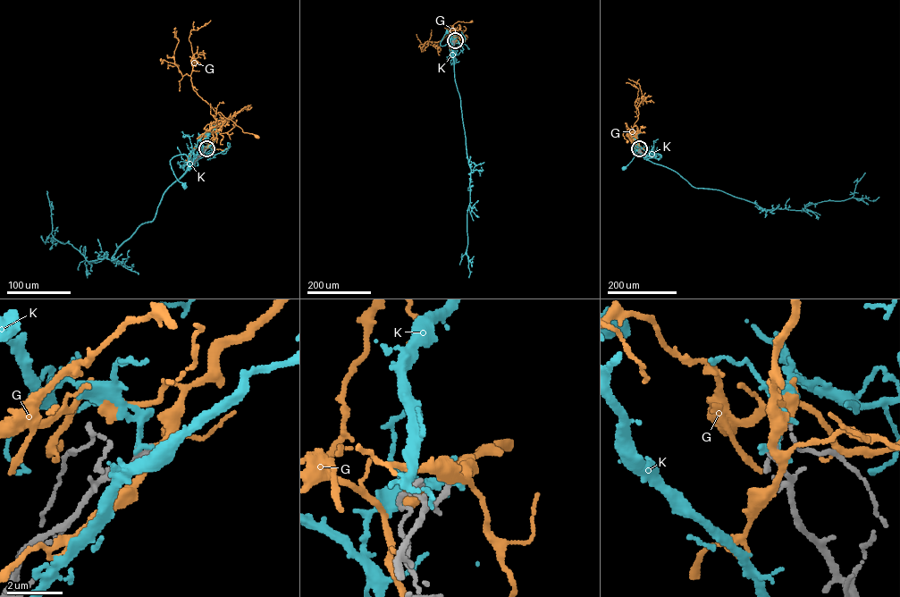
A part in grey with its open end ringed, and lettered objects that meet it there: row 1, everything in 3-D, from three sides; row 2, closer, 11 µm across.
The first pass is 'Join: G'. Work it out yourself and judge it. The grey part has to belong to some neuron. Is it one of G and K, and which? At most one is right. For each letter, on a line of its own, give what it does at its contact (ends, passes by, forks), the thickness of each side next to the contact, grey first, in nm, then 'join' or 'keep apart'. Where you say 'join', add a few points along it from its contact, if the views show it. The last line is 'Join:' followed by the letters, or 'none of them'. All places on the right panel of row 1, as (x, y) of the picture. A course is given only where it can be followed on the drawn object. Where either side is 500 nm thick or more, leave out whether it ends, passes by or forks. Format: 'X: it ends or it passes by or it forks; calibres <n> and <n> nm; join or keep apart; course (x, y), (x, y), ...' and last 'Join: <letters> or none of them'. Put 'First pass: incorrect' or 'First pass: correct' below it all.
G: it forks; calibres 220 and 280 nm; keep apart
K: it passes by; calibres 240 and 150 nm; keep apart
Join: none of them
First pass: incorrect

